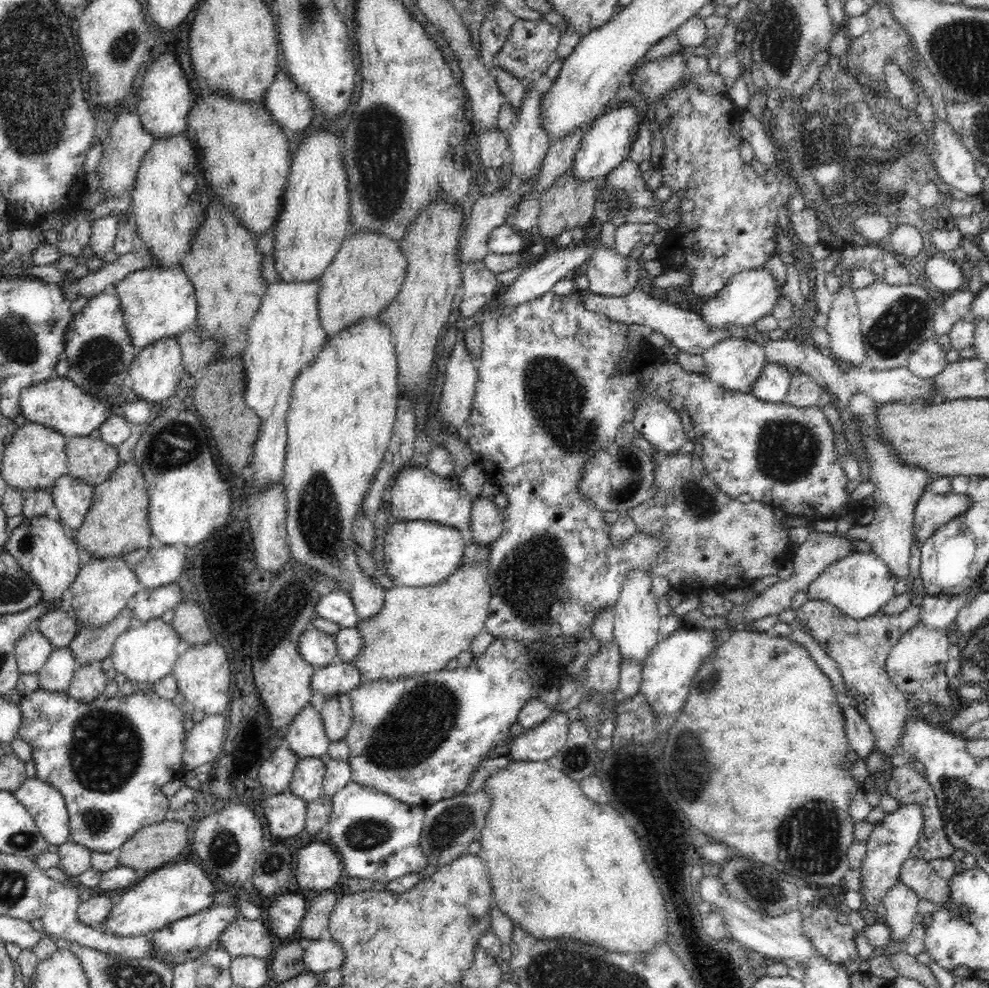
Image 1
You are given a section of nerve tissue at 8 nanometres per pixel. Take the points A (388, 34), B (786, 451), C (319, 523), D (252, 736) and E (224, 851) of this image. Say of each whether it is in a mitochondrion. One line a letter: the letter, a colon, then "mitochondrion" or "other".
A: other
B: mitochondrion
C: mitochondrion
D: other
E: mitochondrion

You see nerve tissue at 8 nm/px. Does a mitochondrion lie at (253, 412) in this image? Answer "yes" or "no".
no

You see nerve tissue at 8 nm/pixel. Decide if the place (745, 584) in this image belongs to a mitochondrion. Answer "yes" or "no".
no

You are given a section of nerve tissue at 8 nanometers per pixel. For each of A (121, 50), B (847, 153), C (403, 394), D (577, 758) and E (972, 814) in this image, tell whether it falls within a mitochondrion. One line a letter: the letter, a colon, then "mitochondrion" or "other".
A: mitochondrion
B: mitochondrion
C: other
D: mitochondrion
E: mitochondrion

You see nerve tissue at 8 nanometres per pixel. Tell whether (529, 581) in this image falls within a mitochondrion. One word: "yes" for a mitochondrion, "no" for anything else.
yes

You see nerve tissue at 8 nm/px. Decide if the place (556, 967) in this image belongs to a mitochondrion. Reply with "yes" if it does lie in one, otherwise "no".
yes

